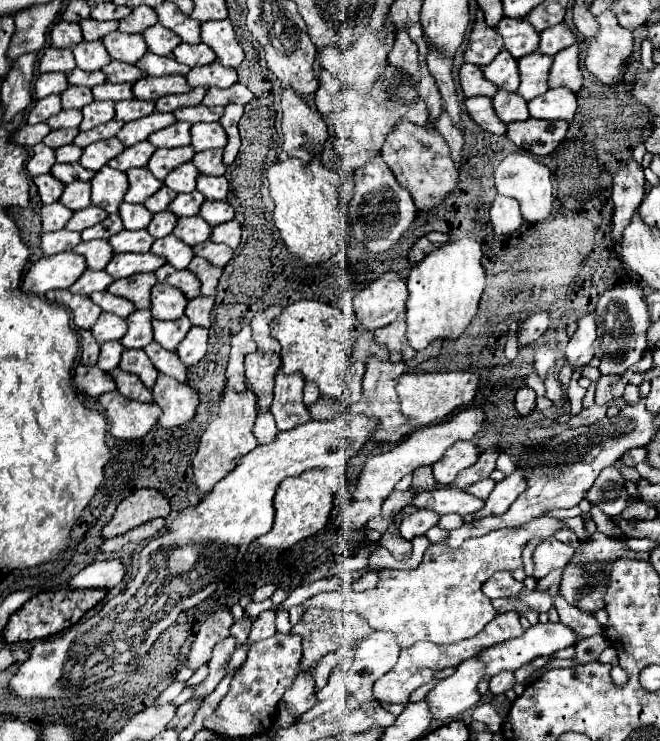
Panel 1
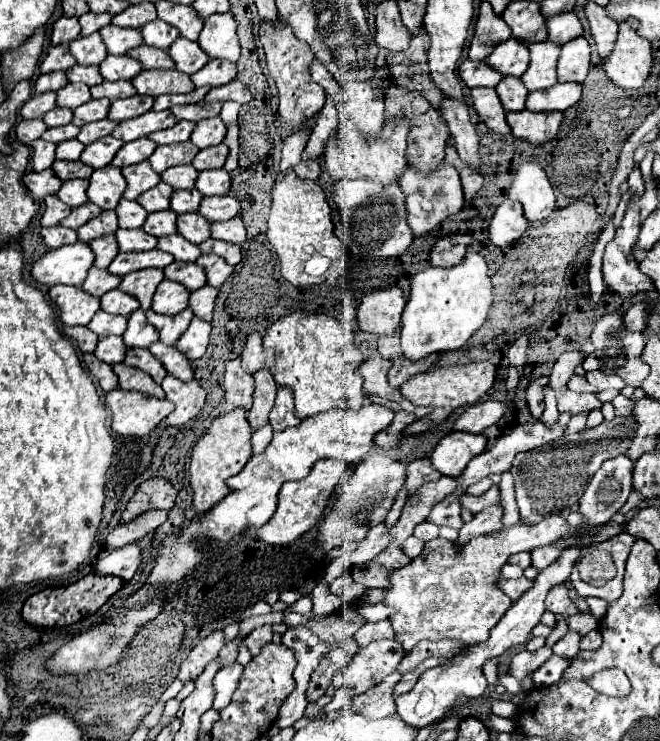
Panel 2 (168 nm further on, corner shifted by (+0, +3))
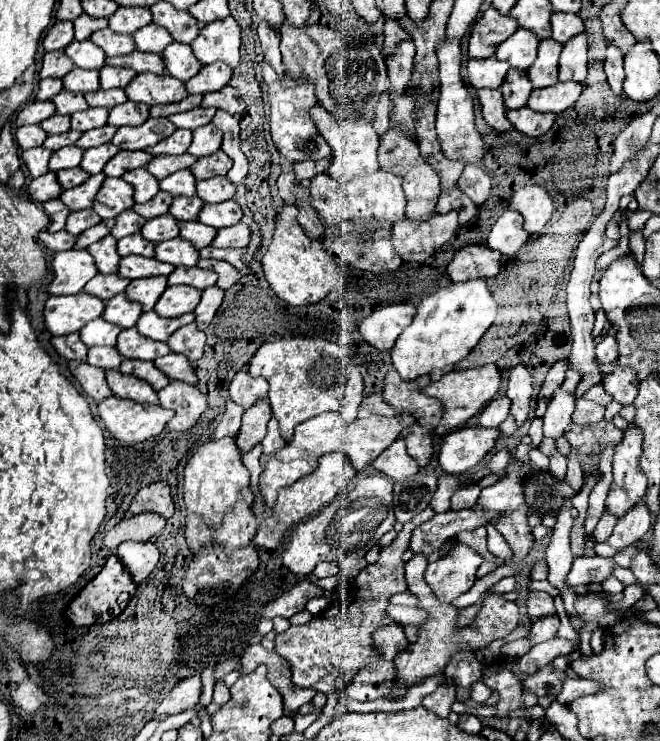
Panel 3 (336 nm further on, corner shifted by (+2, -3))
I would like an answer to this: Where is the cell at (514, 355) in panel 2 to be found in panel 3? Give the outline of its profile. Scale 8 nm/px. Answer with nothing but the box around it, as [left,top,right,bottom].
[506,365,532,427]

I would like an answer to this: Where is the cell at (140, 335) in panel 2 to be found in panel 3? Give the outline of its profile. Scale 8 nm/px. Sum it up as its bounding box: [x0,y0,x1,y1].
[116,327,170,361]

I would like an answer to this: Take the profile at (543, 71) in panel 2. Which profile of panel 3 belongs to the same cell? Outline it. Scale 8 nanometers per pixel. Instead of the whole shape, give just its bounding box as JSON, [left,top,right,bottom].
[528,39,562,87]

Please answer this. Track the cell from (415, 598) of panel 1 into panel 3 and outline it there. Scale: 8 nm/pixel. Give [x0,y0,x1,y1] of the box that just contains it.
[390,555,520,693]

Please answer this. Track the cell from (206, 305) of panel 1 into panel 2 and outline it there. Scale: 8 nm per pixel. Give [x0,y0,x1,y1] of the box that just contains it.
[190,285,218,321]

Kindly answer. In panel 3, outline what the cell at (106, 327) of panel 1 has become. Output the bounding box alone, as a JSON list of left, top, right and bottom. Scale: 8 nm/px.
[80,317,122,347]

